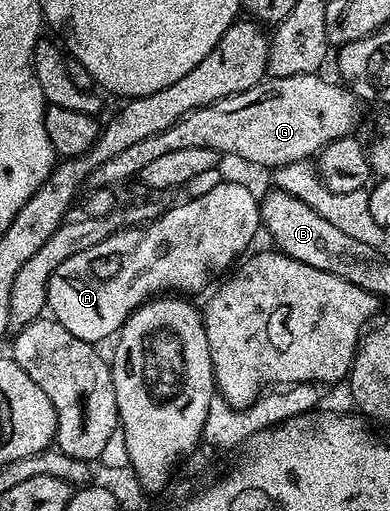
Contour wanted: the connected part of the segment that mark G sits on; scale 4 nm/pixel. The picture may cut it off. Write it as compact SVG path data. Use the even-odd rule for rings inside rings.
M320 73L266 77L265 81L255 84L255 88L247 88L247 92L215 100L215 104L207 104L183 116L183 120L171 124L167 132L155 132L155 136L138 140L131 148L119 152L119 156L111 156L111 160L99 164L88 176L88 189L117 188L128 178L136 179L158 156L179 148L211 148L219 156L243 156L243 160L254 167L280 168L312 159L327 143L350 137L356 131L353 129L361 118L362 109L352 89L321 77Z

